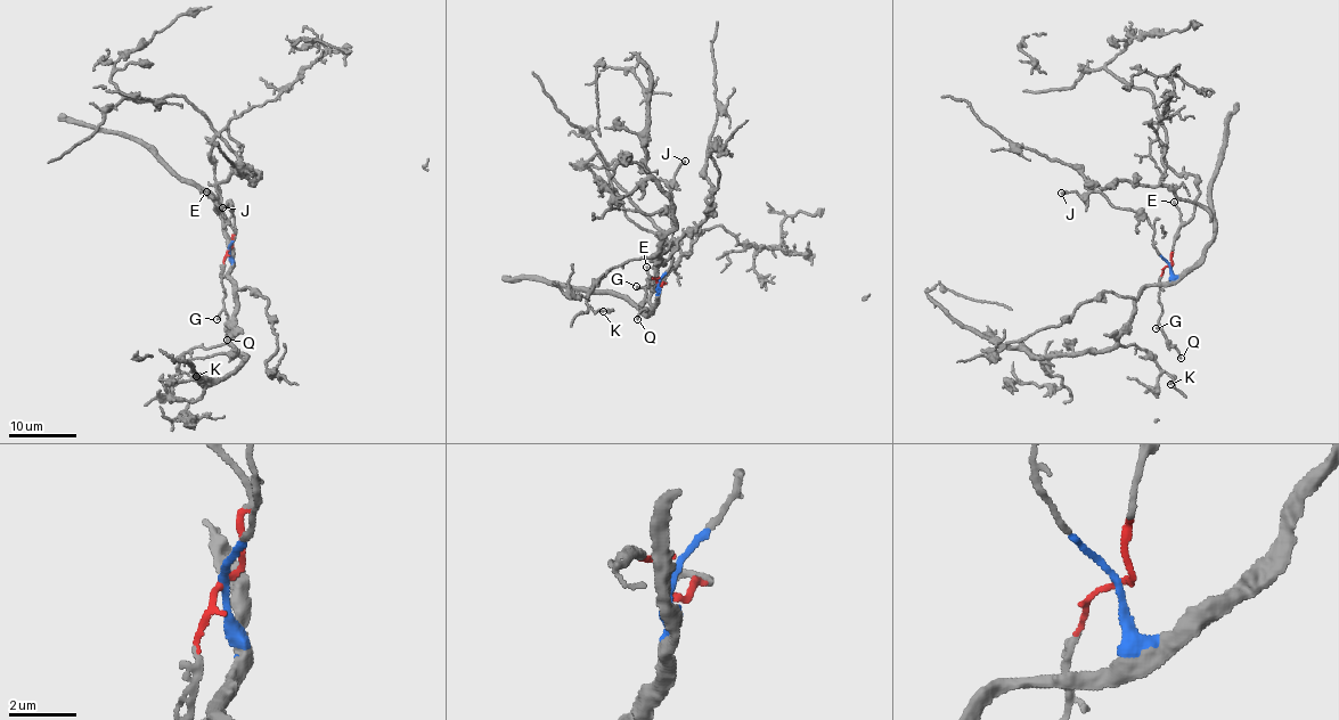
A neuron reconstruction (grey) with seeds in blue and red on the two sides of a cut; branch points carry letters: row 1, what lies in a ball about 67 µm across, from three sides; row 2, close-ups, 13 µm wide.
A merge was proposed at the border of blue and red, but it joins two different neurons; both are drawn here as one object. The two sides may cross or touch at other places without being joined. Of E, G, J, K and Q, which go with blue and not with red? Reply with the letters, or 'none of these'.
J, K

